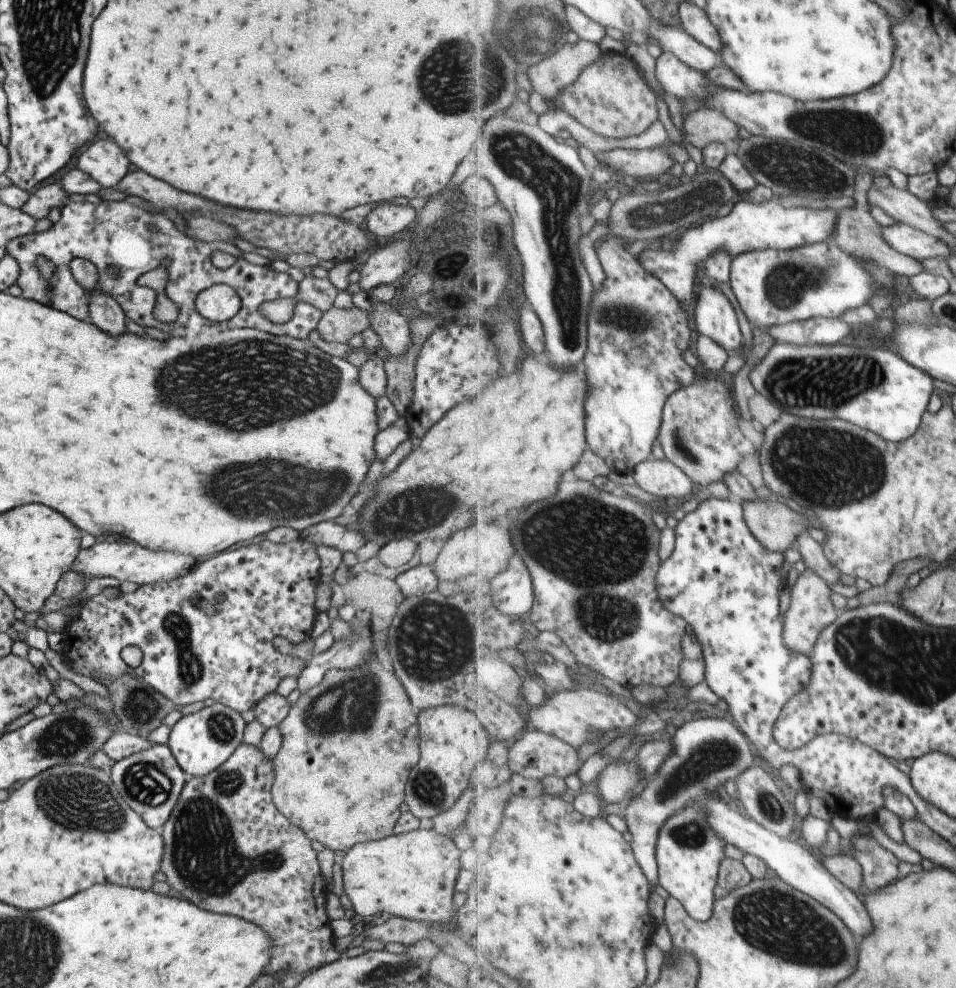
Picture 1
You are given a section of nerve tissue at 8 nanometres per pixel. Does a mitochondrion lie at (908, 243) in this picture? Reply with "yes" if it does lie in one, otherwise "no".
no

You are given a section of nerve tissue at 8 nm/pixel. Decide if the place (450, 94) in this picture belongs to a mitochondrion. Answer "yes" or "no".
yes

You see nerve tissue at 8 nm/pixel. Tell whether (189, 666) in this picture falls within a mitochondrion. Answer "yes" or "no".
yes

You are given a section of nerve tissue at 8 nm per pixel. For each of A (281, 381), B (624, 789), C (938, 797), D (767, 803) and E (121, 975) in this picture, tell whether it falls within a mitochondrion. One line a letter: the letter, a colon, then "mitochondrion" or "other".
A: mitochondrion
B: mitochondrion
C: other
D: mitochondrion
E: other

